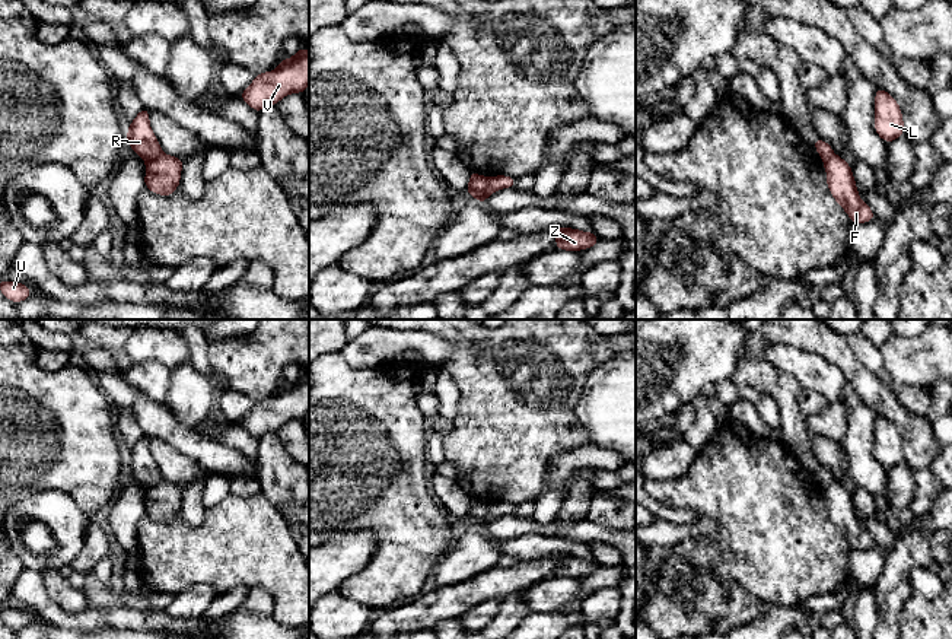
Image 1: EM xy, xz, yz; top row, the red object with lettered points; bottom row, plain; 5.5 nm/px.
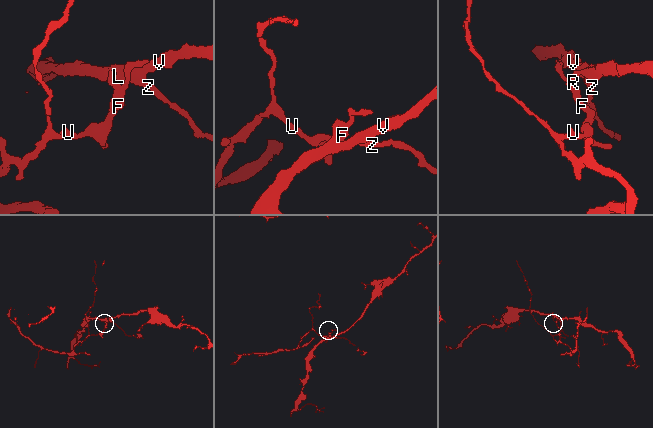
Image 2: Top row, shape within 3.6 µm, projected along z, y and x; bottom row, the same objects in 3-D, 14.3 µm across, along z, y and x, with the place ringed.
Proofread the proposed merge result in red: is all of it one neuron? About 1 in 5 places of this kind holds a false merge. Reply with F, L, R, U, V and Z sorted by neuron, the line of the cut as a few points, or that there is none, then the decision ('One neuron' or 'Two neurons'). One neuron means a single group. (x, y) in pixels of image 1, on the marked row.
Groups: F U / L R V Z. Split along xz (490, 178), (489, 184), (474, 196). Two neurons

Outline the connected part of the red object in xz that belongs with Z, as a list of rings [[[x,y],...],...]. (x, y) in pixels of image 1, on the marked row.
[[[555,226],[555,247],[564,251],[582,251],[592,248],[599,242],[593,232],[583,232],[580,229]]]

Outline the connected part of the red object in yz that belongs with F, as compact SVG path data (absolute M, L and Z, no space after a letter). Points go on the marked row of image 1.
M838 155L824 160L827 187L854 225L875 219L872 209L860 198L851 166Z

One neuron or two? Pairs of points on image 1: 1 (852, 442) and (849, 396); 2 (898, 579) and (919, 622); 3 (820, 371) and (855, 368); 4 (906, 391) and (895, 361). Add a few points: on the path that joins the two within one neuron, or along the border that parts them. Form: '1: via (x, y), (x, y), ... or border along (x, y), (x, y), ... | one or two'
1: via (855, 431), (855, 407) | one
2: border along (913, 593), (906, 600), (897, 623) | two
3: border along (809, 353), (820, 355), (831, 362), (849, 384) | two
4: border along (884, 369), (895, 380), (926, 387) | two

